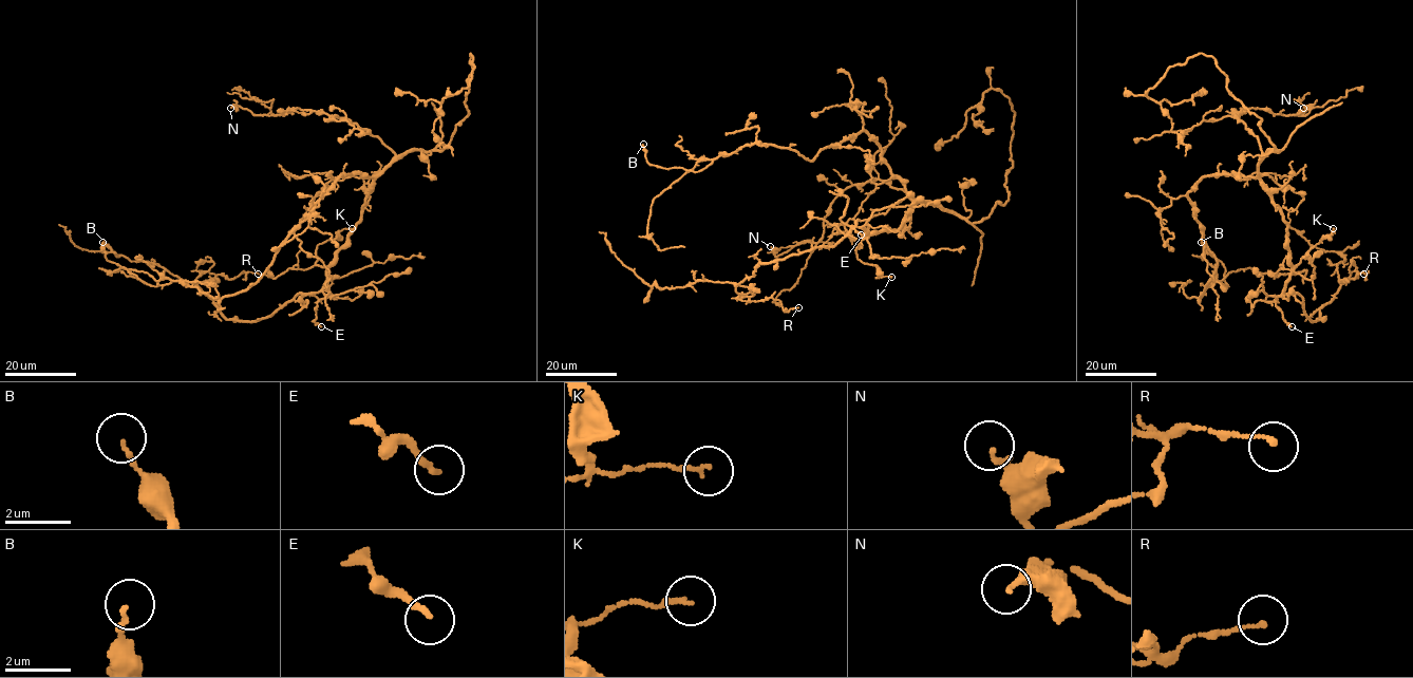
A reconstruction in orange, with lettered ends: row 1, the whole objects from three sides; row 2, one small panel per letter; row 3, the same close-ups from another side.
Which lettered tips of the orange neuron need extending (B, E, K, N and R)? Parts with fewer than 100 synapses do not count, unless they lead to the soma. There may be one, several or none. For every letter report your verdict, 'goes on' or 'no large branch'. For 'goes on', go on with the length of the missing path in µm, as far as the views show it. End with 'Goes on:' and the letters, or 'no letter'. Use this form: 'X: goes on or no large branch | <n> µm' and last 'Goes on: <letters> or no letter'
B: no large branch
E: no large branch
K: no large branch
N: no large branch
R: no large branch
Goes on: no letter

